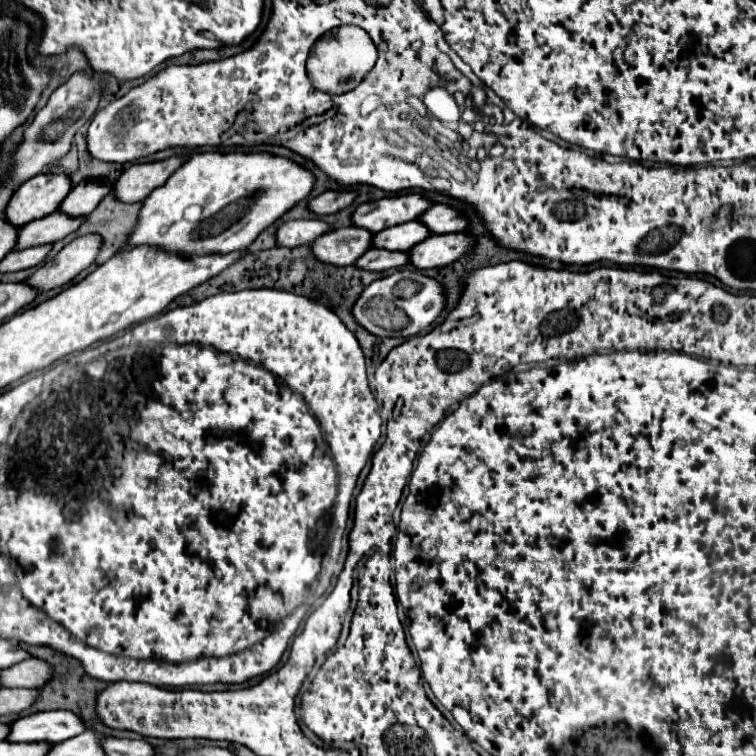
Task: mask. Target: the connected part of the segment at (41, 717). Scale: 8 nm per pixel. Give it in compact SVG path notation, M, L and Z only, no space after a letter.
M43 711L25 715L11 723L9 743L63 743L85 731L81 717L71 711Z

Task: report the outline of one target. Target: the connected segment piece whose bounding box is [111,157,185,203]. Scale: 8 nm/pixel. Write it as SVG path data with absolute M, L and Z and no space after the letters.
M171 157L157 163L131 165L113 183L111 195L123 203L141 203L153 189L161 187L183 161L181 157Z

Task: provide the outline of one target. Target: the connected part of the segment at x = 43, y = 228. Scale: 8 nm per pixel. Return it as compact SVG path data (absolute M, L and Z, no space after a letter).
M55 211L43 219L31 221L29 225L23 225L23 229L19 229L15 251L29 249L35 245L45 245L45 243L55 243L67 237L69 233L73 233L75 229L79 229L81 223L83 223L83 217L71 219L61 211Z

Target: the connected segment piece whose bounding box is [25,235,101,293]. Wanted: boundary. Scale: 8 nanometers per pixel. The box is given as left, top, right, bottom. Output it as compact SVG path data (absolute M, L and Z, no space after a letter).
M85 235L71 241L53 259L49 259L43 267L39 267L33 275L29 275L25 279L25 285L35 289L37 293L45 293L55 287L67 285L75 275L79 275L95 261L99 247L101 237L97 235Z

